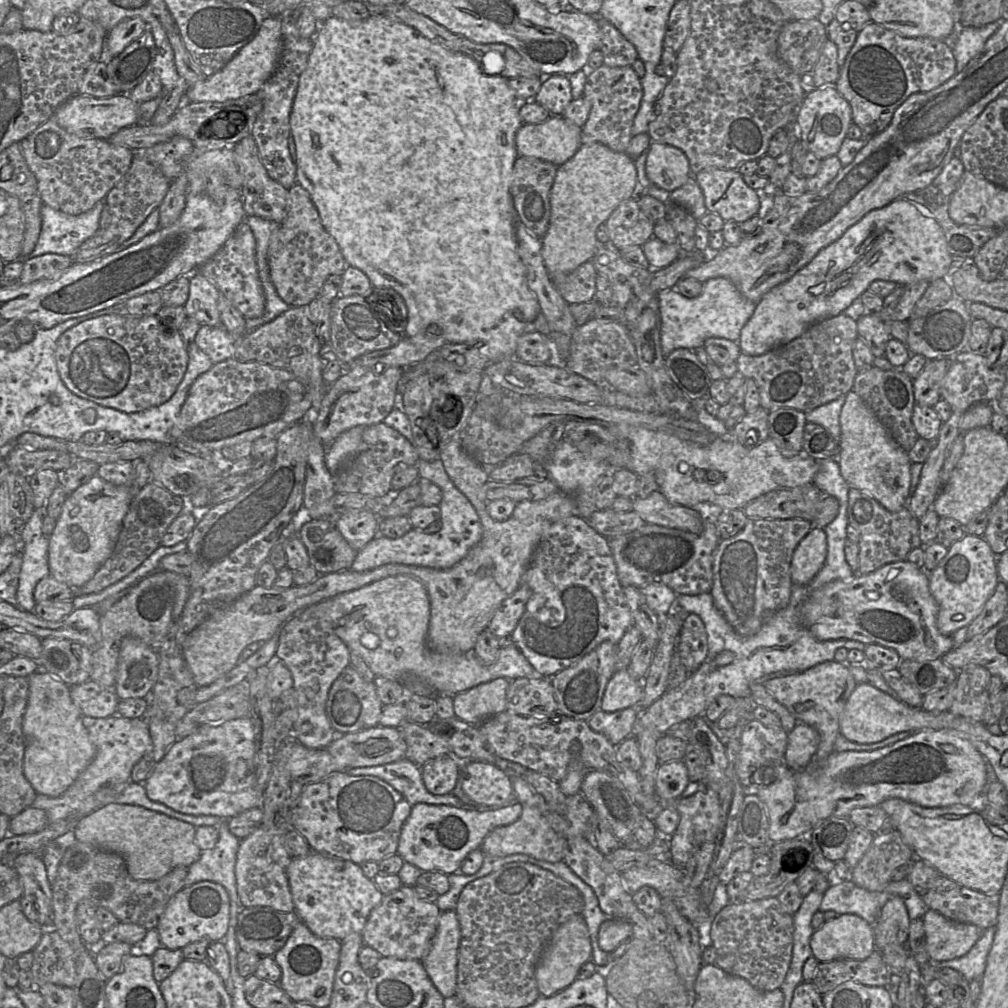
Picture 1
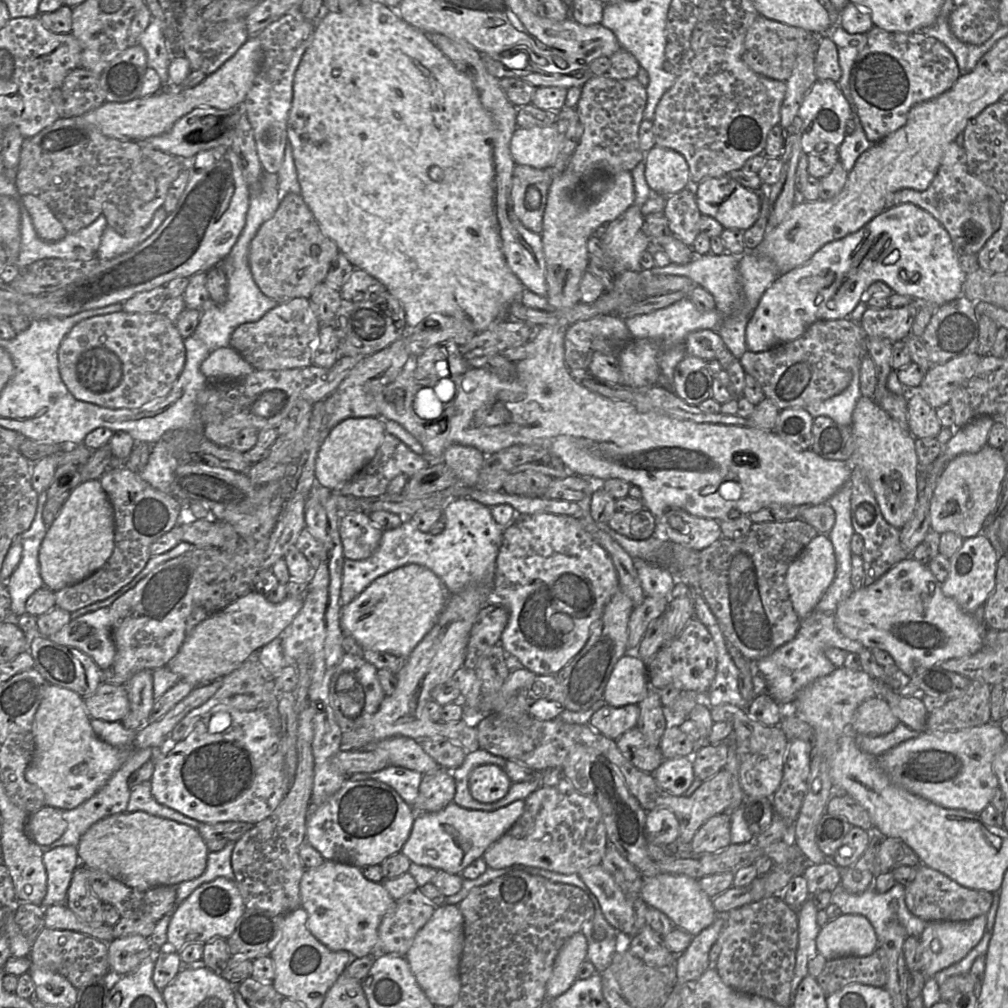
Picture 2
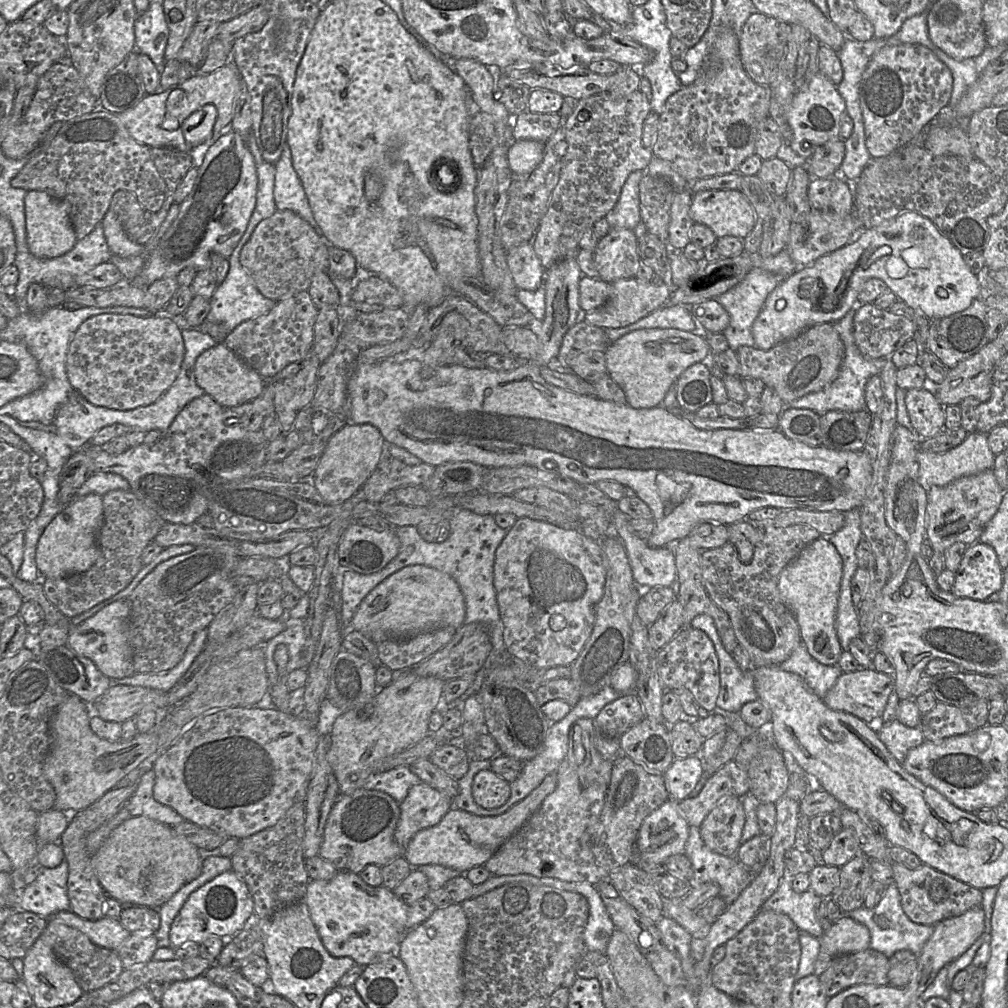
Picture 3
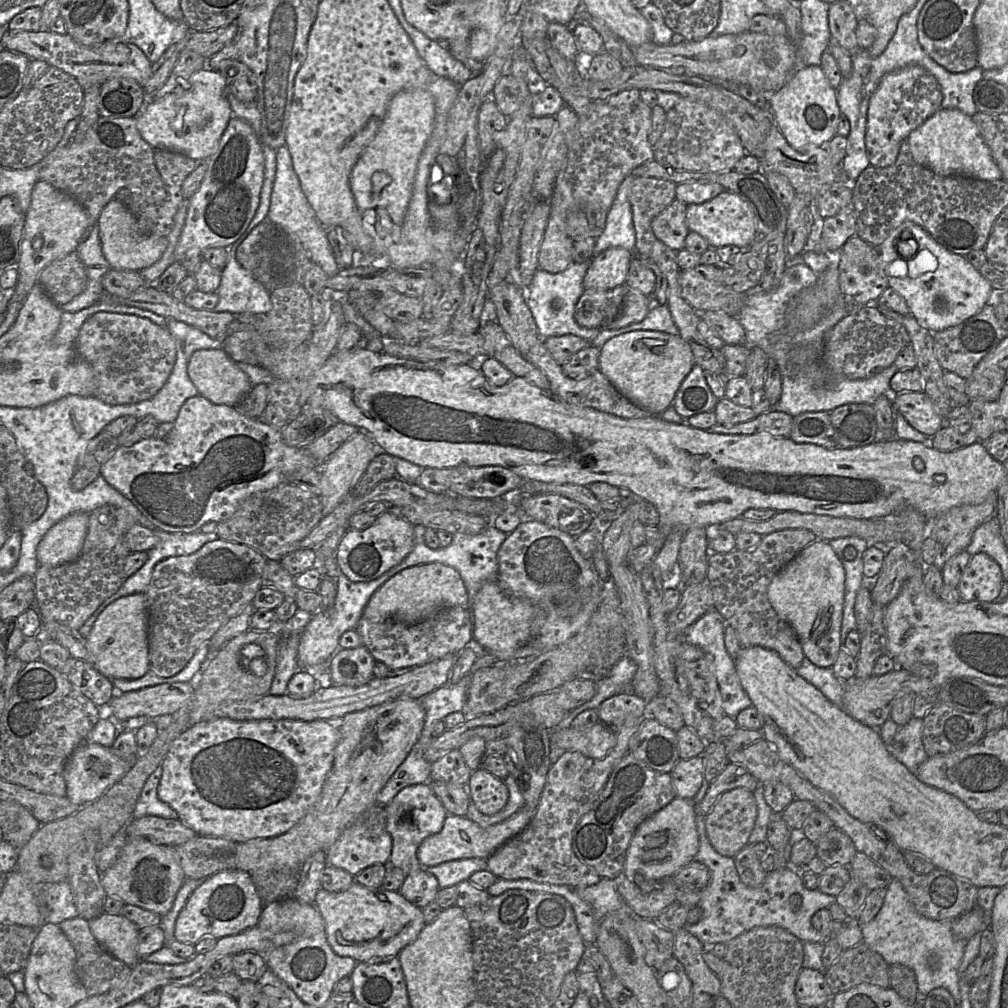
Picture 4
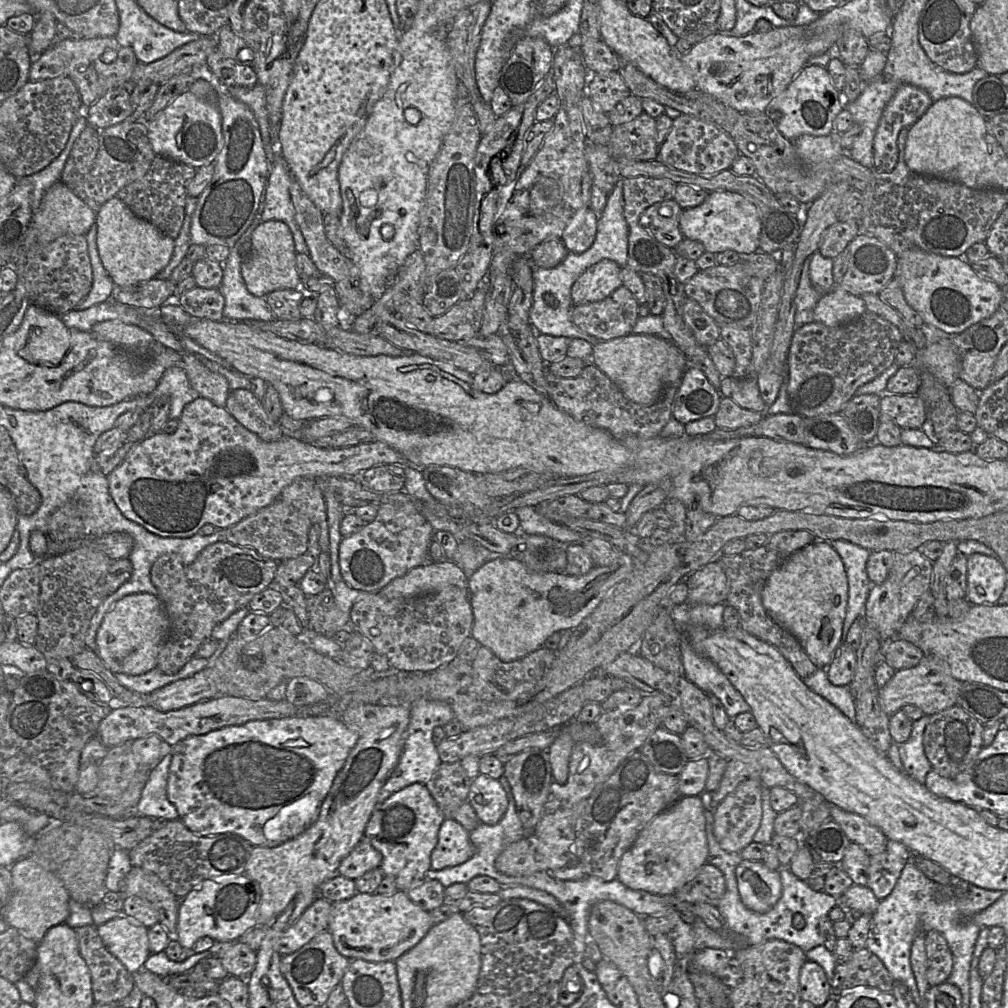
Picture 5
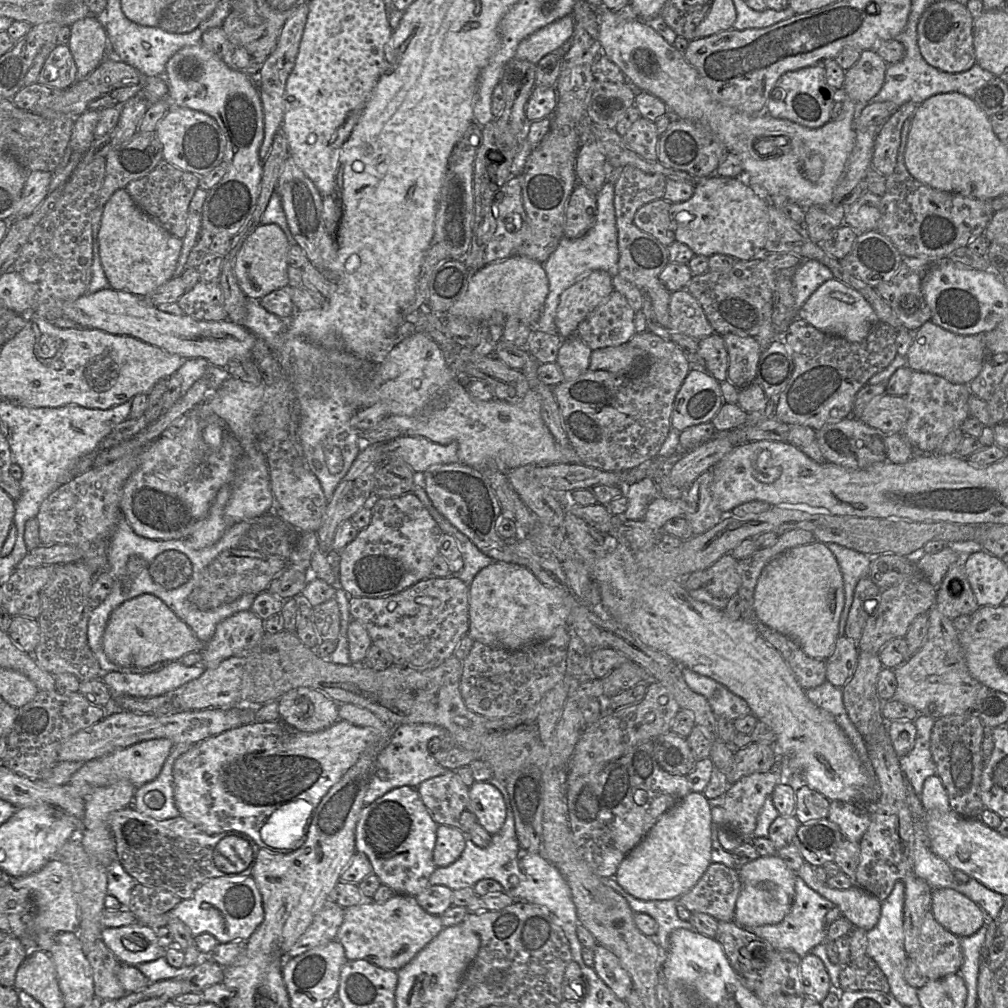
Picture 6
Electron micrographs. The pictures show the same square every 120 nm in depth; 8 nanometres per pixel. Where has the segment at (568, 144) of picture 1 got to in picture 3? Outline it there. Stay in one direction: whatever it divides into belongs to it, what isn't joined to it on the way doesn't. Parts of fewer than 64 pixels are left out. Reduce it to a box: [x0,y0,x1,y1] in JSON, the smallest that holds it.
[507,140,545,177]

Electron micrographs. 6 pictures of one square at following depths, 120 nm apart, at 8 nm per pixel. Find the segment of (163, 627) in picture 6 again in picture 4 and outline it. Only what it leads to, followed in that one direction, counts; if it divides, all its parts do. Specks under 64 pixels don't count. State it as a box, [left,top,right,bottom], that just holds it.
[88,593,149,679]

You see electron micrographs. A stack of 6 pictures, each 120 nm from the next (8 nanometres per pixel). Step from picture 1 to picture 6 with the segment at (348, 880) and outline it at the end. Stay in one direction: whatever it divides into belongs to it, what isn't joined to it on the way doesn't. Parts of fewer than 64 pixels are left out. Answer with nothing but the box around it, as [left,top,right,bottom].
[336,894,444,970]

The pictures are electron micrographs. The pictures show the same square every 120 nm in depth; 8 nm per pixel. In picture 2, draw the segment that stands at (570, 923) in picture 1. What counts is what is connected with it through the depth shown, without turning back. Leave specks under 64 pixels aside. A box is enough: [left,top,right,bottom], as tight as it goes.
[546,931,587,999]

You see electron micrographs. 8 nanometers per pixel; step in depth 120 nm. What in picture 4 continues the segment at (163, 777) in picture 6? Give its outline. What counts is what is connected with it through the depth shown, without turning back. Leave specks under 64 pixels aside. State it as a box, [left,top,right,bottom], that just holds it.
[133,764,178,819]

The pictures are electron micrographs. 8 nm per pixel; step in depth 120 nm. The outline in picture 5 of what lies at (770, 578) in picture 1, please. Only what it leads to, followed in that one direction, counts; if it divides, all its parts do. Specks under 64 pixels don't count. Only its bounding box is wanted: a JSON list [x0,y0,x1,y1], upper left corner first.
[714,530,818,679]

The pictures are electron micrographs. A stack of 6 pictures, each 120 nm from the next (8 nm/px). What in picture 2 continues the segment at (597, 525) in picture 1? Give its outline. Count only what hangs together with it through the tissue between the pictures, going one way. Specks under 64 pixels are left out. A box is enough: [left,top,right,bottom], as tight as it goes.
[608,508,655,540]

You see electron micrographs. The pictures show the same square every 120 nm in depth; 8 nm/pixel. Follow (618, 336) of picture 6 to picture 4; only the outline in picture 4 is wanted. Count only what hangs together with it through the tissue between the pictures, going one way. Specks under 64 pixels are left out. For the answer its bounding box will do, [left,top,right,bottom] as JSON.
[575,284,628,328]

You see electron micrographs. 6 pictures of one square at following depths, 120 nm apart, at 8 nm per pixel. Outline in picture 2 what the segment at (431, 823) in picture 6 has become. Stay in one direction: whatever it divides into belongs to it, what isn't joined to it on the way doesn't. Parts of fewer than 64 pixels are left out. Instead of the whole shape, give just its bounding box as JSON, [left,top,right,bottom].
[413,768,455,813]

